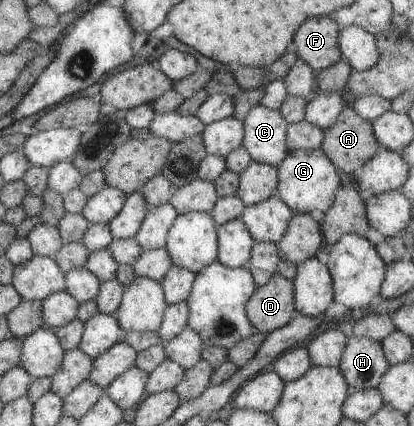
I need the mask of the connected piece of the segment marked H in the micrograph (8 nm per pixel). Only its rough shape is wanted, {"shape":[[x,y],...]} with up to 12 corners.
{"shape":[[354,335],[337,366],[350,394],[388,369],[380,342]]}

